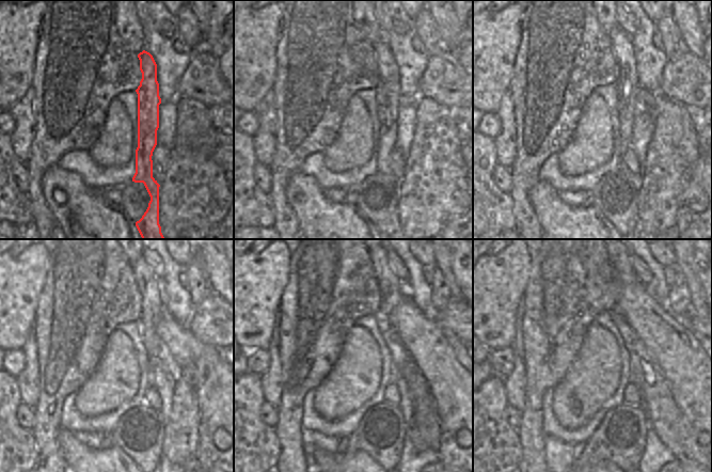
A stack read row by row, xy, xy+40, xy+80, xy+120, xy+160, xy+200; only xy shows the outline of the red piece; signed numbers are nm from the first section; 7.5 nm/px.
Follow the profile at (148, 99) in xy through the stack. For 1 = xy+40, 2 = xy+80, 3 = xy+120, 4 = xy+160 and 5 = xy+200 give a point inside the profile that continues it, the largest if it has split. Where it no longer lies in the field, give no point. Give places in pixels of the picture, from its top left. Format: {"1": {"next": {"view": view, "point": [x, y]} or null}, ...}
{"1": {"next": {"view": "xy+40", "point": [388, 90]}}, "2": {"next": {"view": "xy+80", "point": [628, 85]}}, "3": {"next": {"view": "xy+120", "point": [147, 284]}}, "4": {"next": {"view": "xy+160", "point": [389, 284]}}, "5": {"next": {"view": "xy+200", "point": [619, 261]}}}

